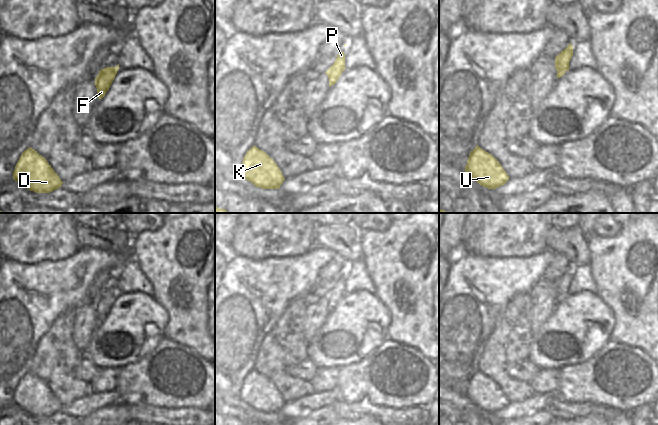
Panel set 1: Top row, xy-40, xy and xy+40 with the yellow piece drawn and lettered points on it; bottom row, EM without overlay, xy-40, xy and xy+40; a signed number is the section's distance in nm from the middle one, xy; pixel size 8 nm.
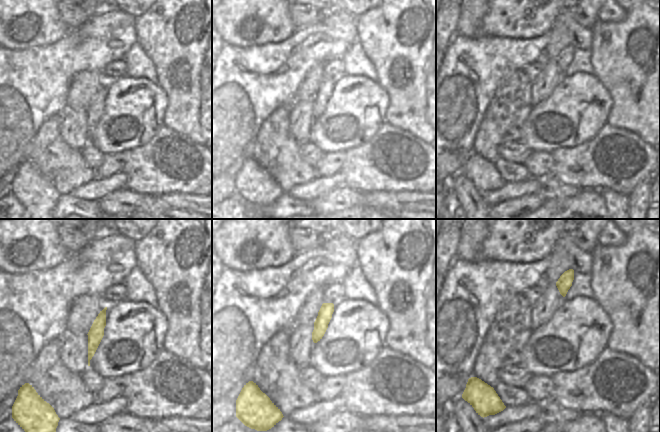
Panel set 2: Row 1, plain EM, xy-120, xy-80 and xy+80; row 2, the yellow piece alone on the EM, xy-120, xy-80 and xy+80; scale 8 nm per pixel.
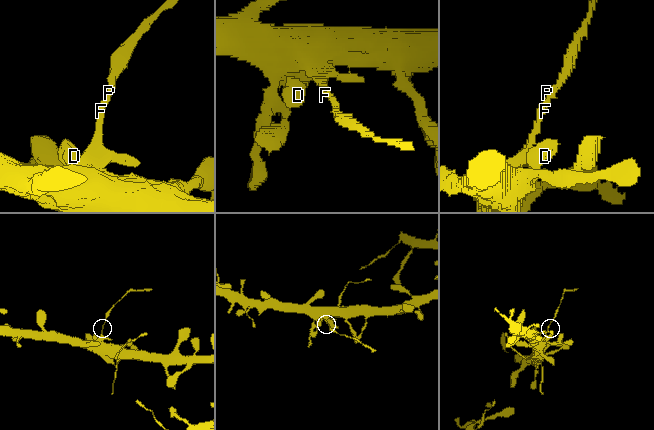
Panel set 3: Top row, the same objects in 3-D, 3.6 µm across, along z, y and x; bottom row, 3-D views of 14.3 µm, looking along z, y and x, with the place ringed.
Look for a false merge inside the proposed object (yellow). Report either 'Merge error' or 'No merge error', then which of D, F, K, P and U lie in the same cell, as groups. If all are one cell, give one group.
Merge error. Groups: D F K U / P.

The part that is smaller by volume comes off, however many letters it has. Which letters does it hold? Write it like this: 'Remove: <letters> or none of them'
Remove: P

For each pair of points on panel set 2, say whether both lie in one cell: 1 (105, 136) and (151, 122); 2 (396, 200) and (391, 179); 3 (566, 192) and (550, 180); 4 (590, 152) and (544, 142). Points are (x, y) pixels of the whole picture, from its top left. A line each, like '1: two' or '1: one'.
1: one
2: two
3: one
4: two

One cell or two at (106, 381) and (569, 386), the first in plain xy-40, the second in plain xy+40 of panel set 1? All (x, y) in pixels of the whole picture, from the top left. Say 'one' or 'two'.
two

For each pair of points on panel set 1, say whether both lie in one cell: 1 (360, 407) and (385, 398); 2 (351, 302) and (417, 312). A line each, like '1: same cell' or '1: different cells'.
1: different cells
2: different cells

